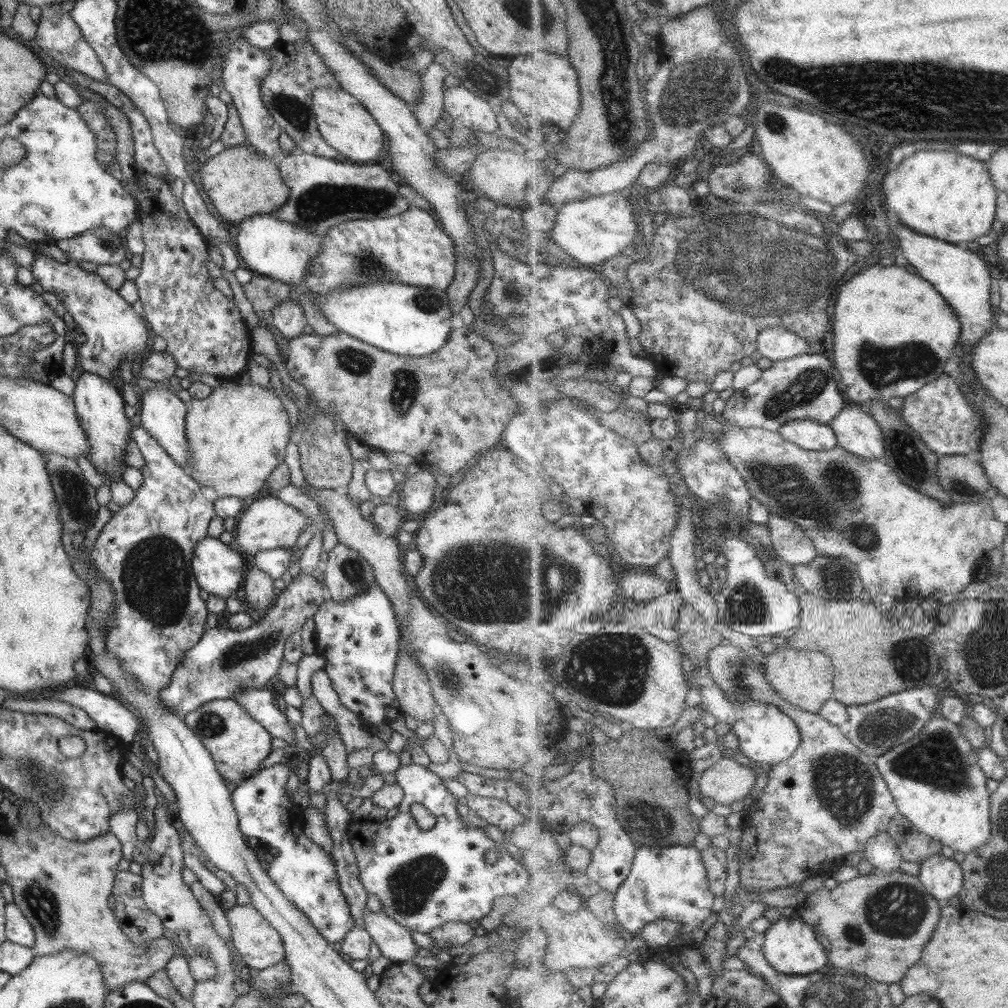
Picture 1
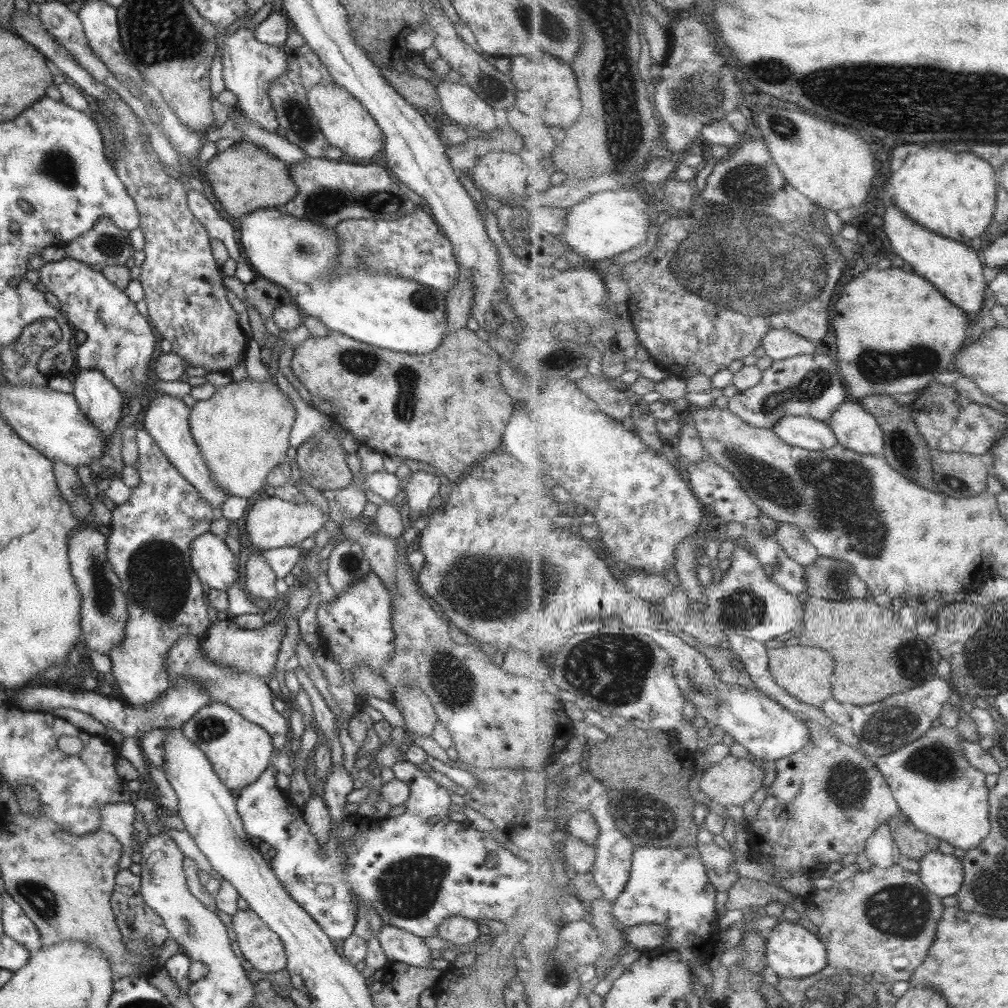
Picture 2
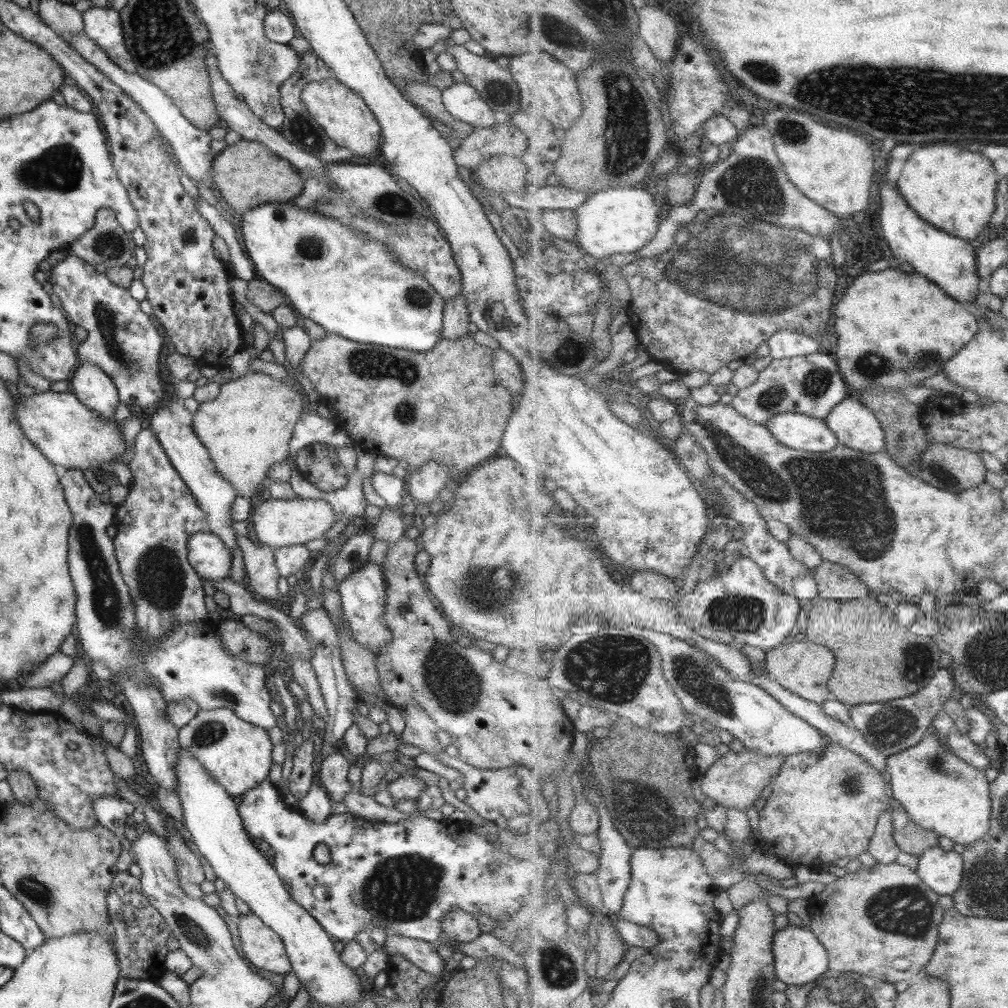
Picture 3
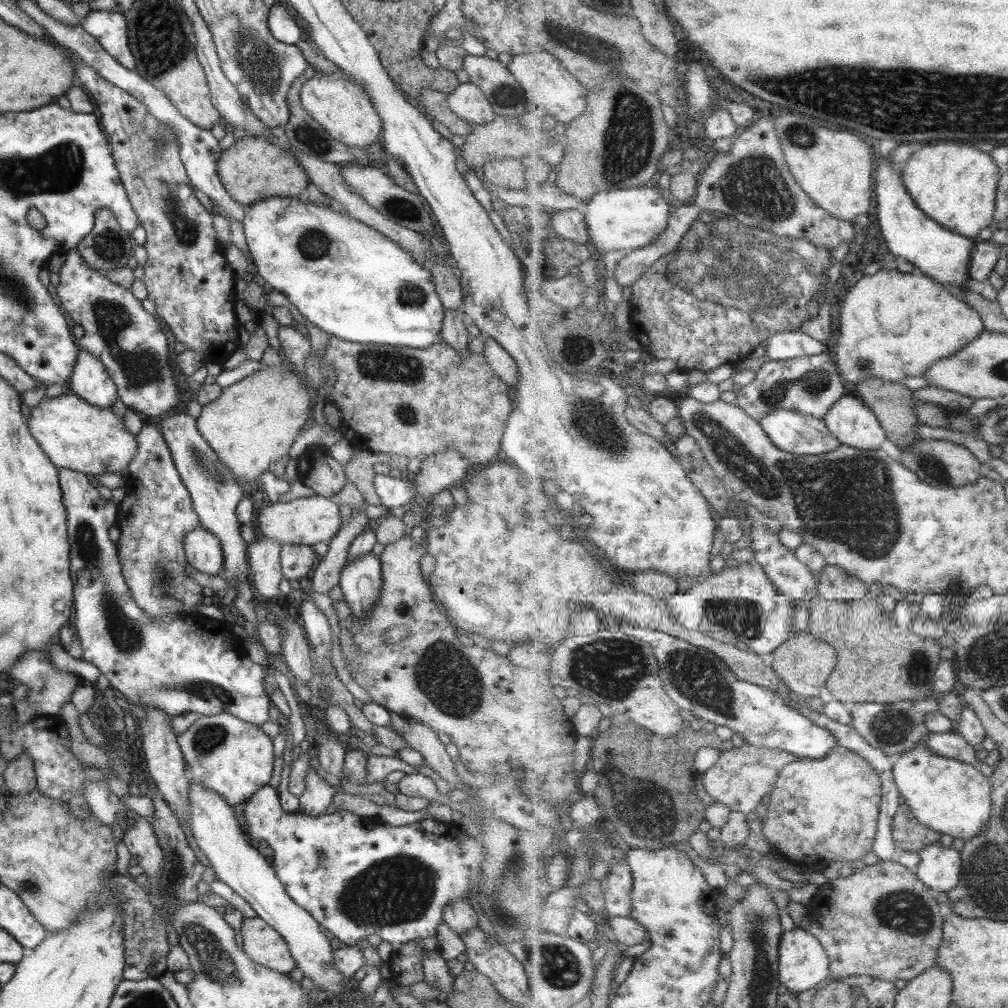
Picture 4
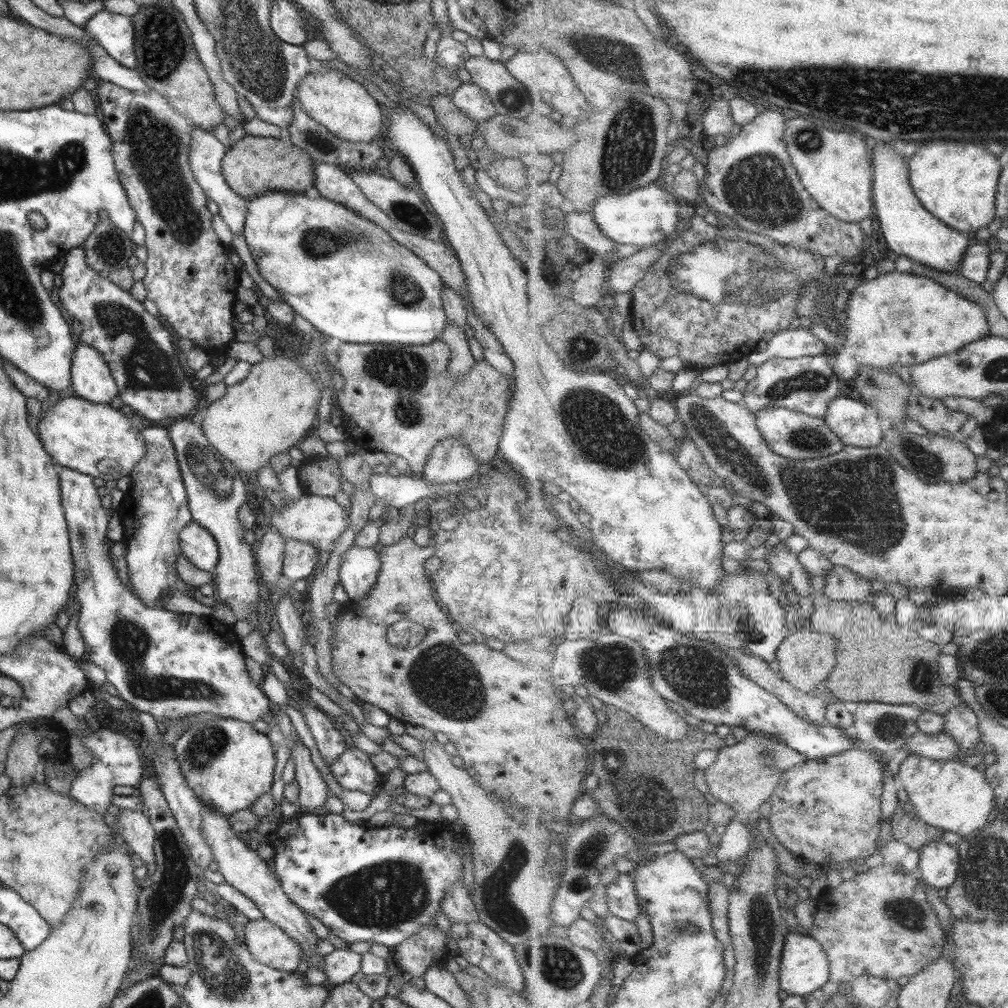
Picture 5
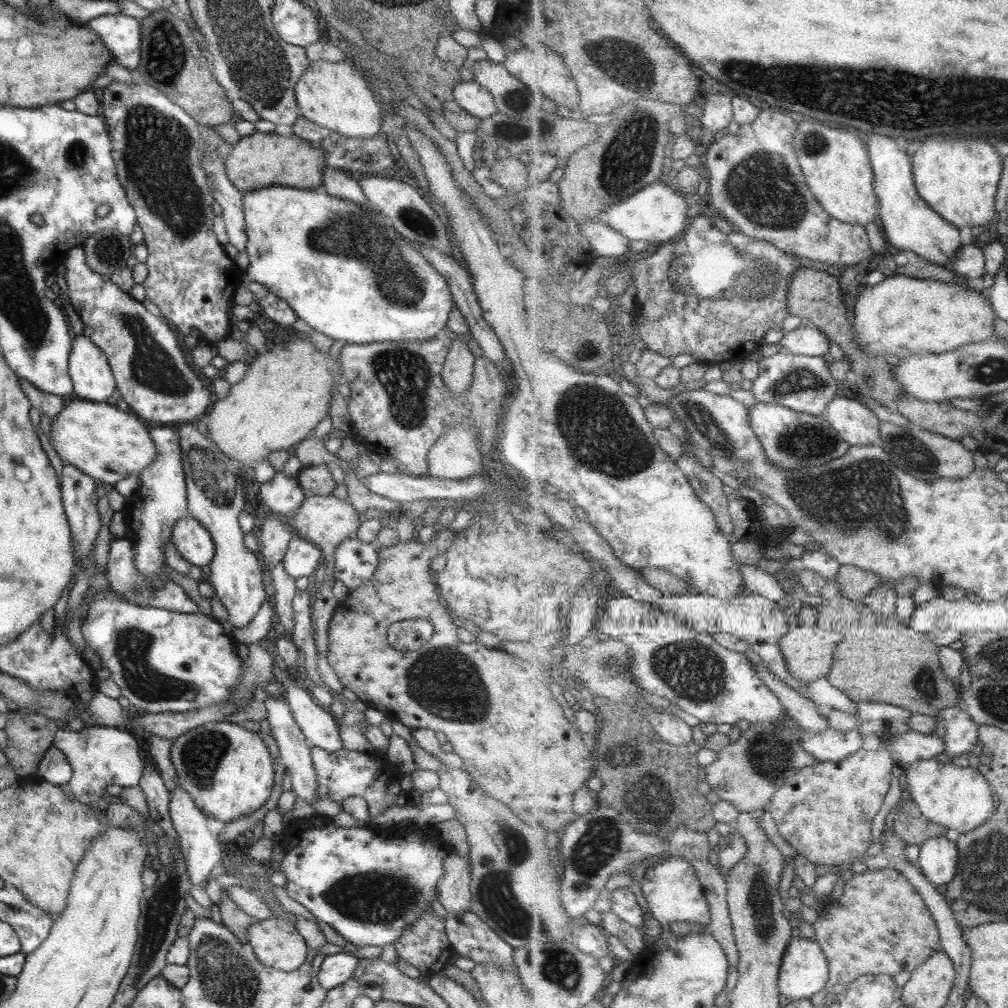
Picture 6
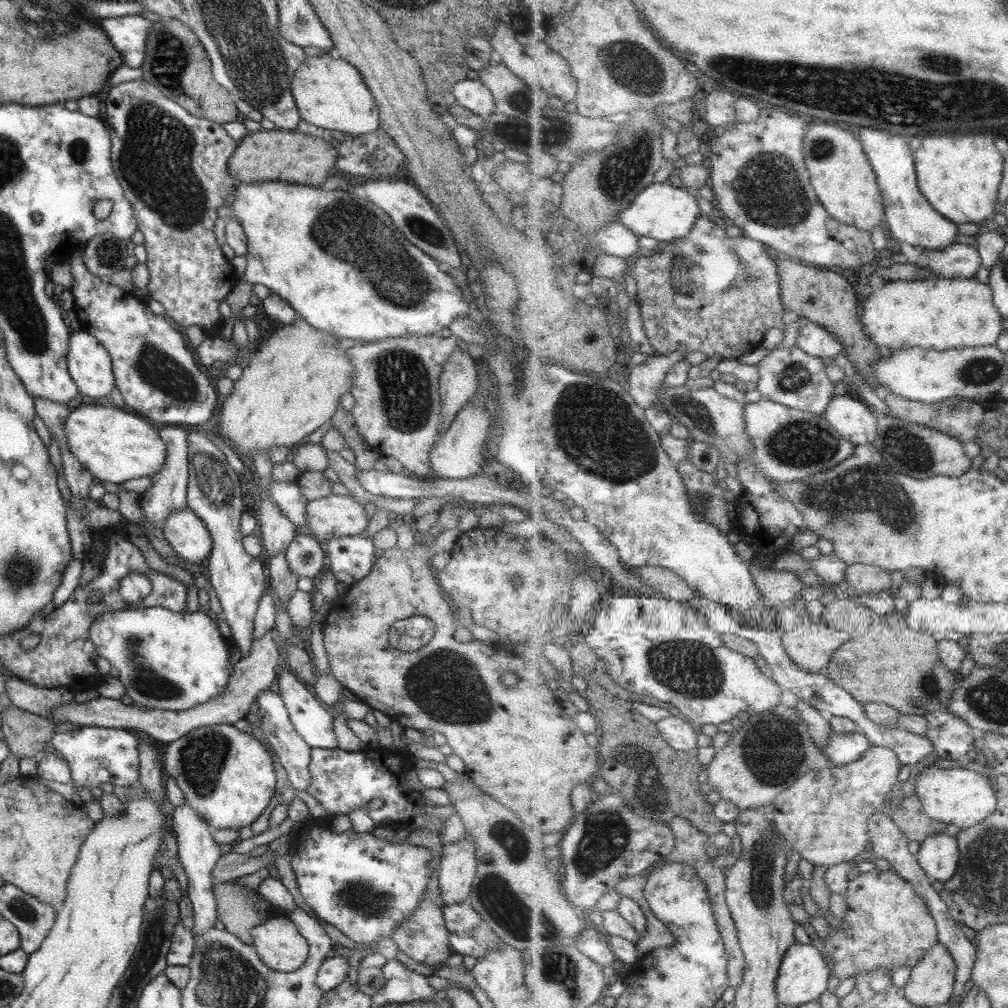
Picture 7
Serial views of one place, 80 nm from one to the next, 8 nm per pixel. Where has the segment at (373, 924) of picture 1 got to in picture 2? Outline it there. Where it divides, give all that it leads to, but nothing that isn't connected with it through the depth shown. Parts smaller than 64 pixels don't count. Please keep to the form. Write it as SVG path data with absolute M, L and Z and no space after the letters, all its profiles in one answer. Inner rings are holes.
M385 923L379 926L376 939L388 962L429 968L428 962L432 959L429 955L431 950L418 936Z

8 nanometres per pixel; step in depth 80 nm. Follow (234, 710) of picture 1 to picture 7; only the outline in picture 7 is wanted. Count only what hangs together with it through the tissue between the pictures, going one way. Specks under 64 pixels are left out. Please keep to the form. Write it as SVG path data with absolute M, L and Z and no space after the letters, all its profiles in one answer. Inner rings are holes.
M233 725L201 726L167 743L163 751L161 764L165 774L174 778L185 804L208 826L229 831L250 825L275 794L270 756L256 738L239 732Z

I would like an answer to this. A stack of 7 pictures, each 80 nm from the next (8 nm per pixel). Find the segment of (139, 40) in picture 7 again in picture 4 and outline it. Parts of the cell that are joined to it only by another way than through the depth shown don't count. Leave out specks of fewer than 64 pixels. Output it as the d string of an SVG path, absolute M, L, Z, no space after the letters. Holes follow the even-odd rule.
M106 10L89 11L80 27L123 68L134 70L135 61L127 41L127 25L121 13Z

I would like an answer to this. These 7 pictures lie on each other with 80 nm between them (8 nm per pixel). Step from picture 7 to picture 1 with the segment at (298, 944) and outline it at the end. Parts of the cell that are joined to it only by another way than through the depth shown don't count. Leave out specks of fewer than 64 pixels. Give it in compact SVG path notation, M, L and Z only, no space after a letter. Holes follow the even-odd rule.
M235 903L225 913L232 944L249 969L269 968L284 958L279 933L251 904Z

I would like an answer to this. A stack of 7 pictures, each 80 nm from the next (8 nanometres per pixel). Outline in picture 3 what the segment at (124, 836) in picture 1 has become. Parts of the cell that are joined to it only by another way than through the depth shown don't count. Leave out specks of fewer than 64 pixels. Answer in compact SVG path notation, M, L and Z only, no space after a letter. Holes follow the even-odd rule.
M101 797L91 803L96 822L104 826L110 833L124 840L125 823L130 822L134 807L117 797Z

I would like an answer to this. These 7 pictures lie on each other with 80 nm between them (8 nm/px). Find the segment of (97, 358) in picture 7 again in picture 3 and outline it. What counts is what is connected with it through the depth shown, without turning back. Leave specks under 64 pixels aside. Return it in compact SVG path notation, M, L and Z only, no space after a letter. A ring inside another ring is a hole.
M88 362L79 363L75 368L71 386L71 393L87 410L95 416L113 419L113 412L120 403L117 390L98 366Z

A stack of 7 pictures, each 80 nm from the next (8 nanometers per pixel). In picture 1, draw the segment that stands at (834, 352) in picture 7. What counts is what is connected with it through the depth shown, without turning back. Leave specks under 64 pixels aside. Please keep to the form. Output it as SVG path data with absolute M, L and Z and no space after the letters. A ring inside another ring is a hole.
M773 326L759 333L758 352L771 361L787 360L809 353L809 342L787 327Z

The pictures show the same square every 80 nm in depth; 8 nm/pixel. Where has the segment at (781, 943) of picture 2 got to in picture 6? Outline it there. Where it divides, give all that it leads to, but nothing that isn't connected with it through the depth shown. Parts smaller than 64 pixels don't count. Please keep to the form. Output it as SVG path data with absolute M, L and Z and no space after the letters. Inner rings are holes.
M793 937L780 972L780 993L789 1002L810 1000L829 986L830 962L816 940Z

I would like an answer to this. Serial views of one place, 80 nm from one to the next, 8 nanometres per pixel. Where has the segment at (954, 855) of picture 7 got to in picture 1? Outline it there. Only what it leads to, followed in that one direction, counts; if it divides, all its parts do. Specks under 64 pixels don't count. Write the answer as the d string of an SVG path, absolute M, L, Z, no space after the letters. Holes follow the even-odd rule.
M942 854L933 855L921 863L920 879L937 900L945 903L964 889L963 864L949 860Z

